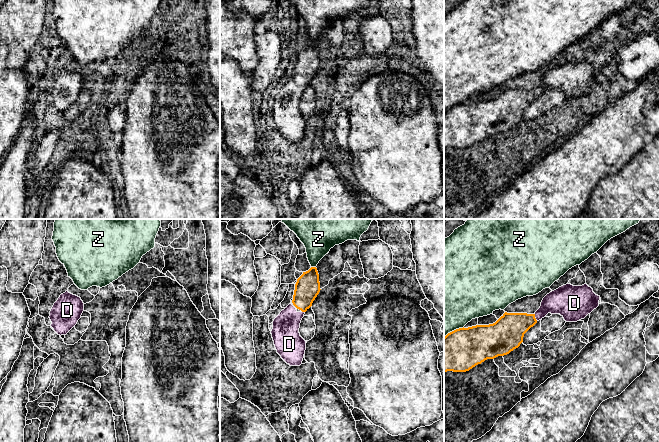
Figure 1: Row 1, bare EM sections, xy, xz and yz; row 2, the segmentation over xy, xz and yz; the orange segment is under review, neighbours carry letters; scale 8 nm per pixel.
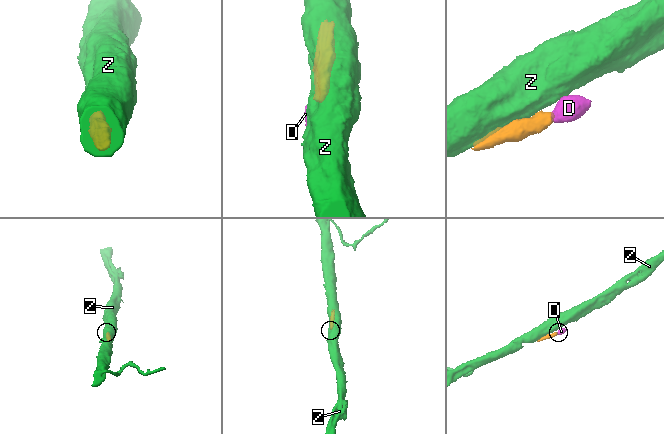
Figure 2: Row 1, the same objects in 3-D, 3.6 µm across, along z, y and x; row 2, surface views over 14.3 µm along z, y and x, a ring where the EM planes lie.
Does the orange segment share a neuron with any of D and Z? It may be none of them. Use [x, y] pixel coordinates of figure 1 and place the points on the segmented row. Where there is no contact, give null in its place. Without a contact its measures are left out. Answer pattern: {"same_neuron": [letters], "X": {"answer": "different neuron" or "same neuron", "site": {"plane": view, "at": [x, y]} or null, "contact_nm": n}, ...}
{"same_neuron": ["D"], "D": {"answer": "same neuron", "site": {"plane": "yz", "at": [534, 317]}, "contact_nm": 70}, "Z": {"answer": "different neuron", "site": {"plane": "xz", "at": [313, 267]}, "contact_nm": 40}}

